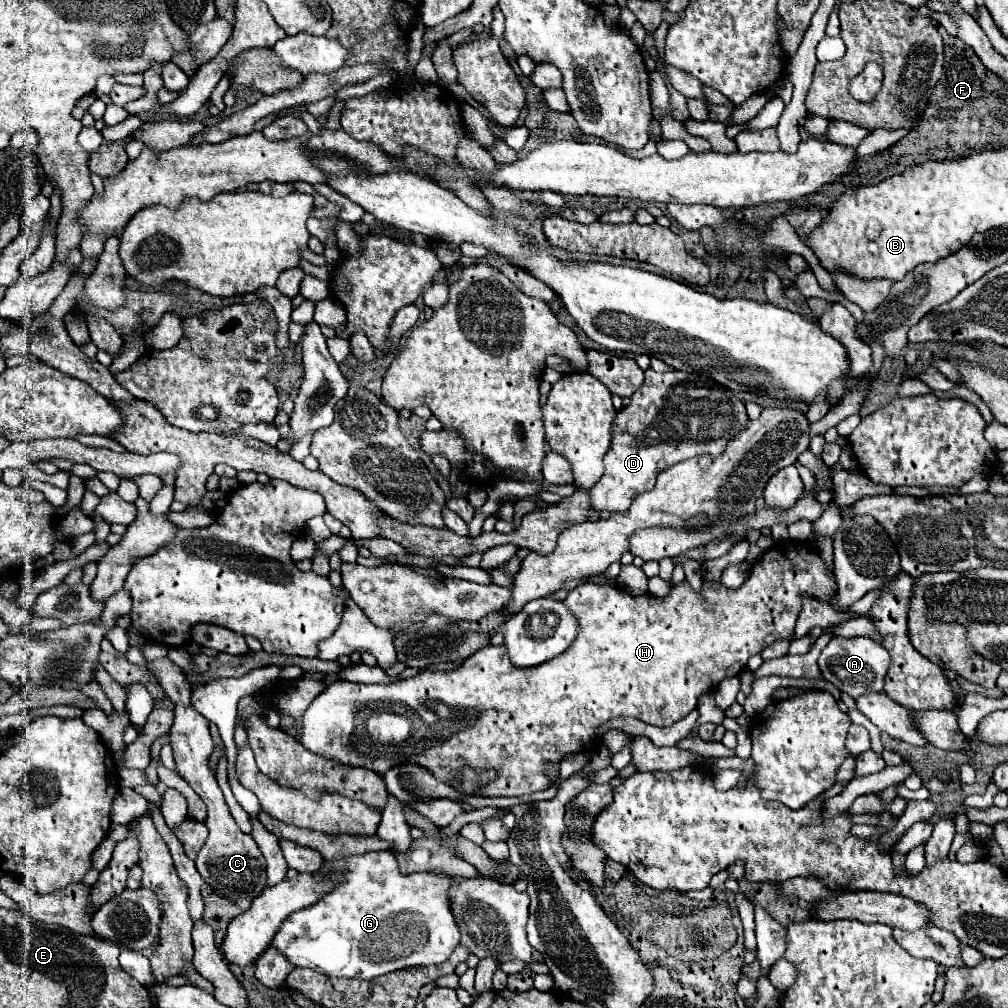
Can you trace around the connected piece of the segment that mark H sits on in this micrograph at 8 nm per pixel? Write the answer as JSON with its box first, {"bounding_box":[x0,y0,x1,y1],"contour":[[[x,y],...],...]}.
{"bounding_box":[298,541,836,797],"contour":[[[782,541],[782,543],[774,543],[772,549],[768,549],[762,559],[758,563],[754,563],[750,577],[744,581],[744,585],[736,591],[724,589],[722,583],[704,583],[702,593],[696,595],[688,583],[682,583],[678,587],[672,587],[670,595],[664,599],[658,599],[650,593],[646,595],[630,595],[626,589],[620,587],[608,587],[608,585],[596,585],[596,583],[586,583],[576,587],[574,591],[568,593],[568,597],[564,599],[564,605],[576,615],[578,623],[580,623],[580,637],[576,637],[572,641],[572,647],[568,647],[568,651],[564,651],[564,655],[558,655],[556,659],[550,659],[548,663],[542,663],[540,667],[530,667],[530,669],[518,669],[510,663],[506,647],[498,645],[498,647],[484,647],[480,651],[476,651],[476,655],[468,657],[464,661],[462,667],[458,667],[456,671],[424,671],[416,677],[410,679],[402,679],[402,681],[394,681],[394,683],[384,683],[384,685],[364,685],[364,683],[350,683],[350,681],[334,681],[330,683],[306,709],[304,717],[300,719],[300,731],[298,731],[298,739],[300,743],[326,759],[338,761],[342,765],[354,765],[354,767],[368,767],[370,771],[376,771],[378,775],[384,775],[388,769],[404,763],[416,763],[424,769],[428,769],[436,779],[440,779],[446,785],[452,785],[454,789],[462,785],[462,769],[468,765],[474,771],[488,771],[488,769],[496,769],[496,779],[492,779],[492,783],[484,783],[480,785],[474,795],[480,797],[522,797],[522,795],[530,795],[536,791],[544,791],[552,785],[552,777],[546,775],[546,767],[548,765],[560,765],[560,761],[566,755],[572,753],[582,753],[588,751],[592,747],[592,743],[596,743],[598,739],[598,729],[614,719],[614,717],[636,717],[648,725],[656,725],[656,727],[670,727],[676,721],[684,719],[690,711],[694,711],[694,707],[698,705],[698,699],[712,689],[718,687],[718,683],[724,677],[734,677],[740,673],[740,669],[746,669],[746,661],[752,655],[758,655],[764,647],[772,645],[778,639],[792,639],[794,633],[794,625],[798,619],[798,613],[802,609],[800,603],[800,595],[808,593],[812,597],[818,599],[826,599],[830,595],[836,593],[836,583],[834,583],[834,575],[828,571],[828,567],[824,565],[824,561],[820,559],[816,549],[806,549],[798,543],[790,541]]]}

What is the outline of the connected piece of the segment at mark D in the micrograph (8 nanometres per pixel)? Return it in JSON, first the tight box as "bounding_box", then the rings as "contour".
{"bounding_box":[588,369,748,511],"contour":[[[646,369],[644,377],[630,405],[622,407],[616,415],[614,439],[604,457],[604,475],[588,489],[596,511],[628,511],[632,499],[652,489],[656,475],[680,459],[700,457],[702,467],[710,465],[748,421],[744,403],[734,391],[704,375],[678,369],[668,373]]]}

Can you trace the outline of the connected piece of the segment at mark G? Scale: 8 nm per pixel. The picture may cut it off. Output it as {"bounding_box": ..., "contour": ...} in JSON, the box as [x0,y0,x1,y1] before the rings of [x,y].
{"bounding_box":[272,851,460,979],"contour":[[[374,851],[336,859],[334,869],[346,871],[344,879],[316,905],[292,913],[272,939],[272,947],[284,953],[296,967],[308,967],[328,977],[374,979],[396,969],[442,963],[460,943],[460,931],[448,907],[448,875],[410,873],[402,875],[392,851]]]}

